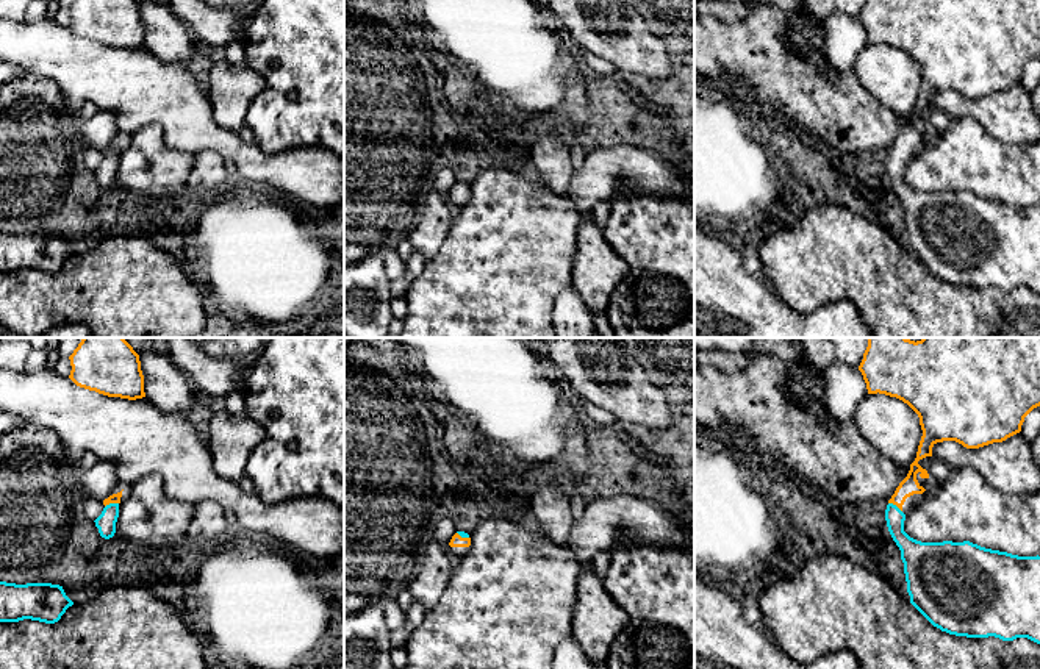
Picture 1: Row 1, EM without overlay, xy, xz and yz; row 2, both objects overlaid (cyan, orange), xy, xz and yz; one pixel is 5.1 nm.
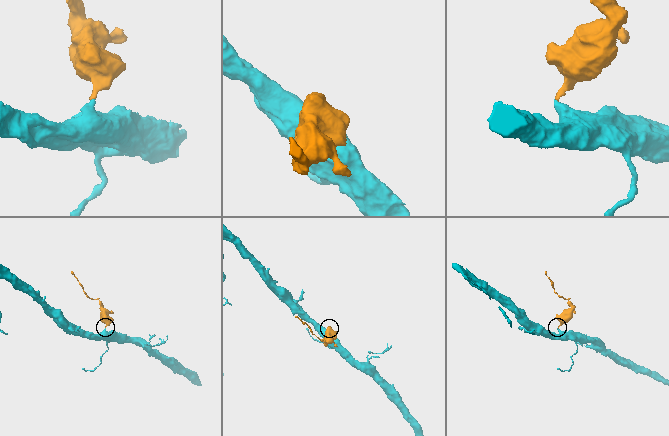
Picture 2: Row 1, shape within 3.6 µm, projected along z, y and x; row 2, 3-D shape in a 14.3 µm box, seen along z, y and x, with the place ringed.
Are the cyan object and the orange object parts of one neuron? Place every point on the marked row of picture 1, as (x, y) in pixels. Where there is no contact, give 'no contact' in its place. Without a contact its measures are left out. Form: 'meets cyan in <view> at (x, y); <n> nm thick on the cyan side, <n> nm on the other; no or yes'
meets cyan in xy at (111, 504); 100 nm thick on the cyan side, 50 nm on the other; yes

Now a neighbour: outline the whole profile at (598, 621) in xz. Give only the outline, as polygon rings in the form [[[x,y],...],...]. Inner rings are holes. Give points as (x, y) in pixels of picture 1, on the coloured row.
[[[591,567],[582,571],[577,578],[571,635],[593,666],[607,664],[611,644],[627,621],[627,614],[608,596],[604,580]]]

